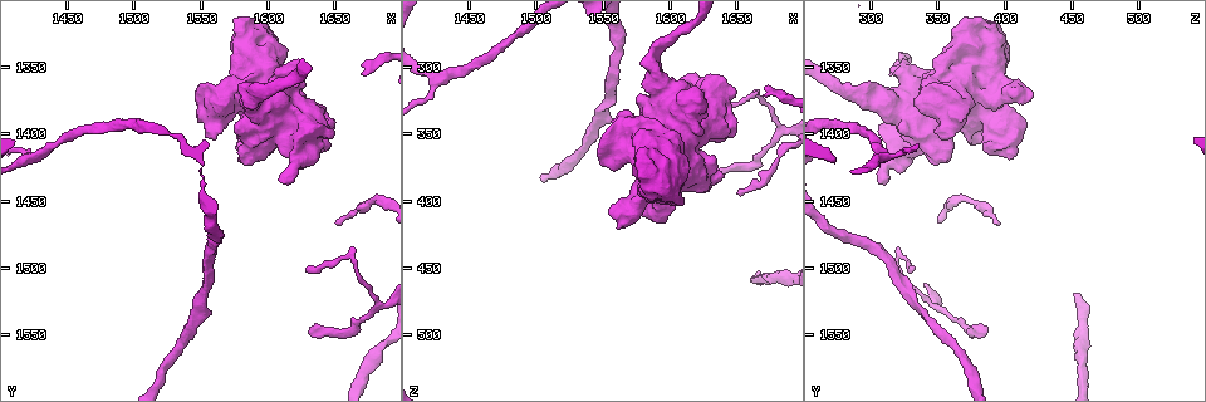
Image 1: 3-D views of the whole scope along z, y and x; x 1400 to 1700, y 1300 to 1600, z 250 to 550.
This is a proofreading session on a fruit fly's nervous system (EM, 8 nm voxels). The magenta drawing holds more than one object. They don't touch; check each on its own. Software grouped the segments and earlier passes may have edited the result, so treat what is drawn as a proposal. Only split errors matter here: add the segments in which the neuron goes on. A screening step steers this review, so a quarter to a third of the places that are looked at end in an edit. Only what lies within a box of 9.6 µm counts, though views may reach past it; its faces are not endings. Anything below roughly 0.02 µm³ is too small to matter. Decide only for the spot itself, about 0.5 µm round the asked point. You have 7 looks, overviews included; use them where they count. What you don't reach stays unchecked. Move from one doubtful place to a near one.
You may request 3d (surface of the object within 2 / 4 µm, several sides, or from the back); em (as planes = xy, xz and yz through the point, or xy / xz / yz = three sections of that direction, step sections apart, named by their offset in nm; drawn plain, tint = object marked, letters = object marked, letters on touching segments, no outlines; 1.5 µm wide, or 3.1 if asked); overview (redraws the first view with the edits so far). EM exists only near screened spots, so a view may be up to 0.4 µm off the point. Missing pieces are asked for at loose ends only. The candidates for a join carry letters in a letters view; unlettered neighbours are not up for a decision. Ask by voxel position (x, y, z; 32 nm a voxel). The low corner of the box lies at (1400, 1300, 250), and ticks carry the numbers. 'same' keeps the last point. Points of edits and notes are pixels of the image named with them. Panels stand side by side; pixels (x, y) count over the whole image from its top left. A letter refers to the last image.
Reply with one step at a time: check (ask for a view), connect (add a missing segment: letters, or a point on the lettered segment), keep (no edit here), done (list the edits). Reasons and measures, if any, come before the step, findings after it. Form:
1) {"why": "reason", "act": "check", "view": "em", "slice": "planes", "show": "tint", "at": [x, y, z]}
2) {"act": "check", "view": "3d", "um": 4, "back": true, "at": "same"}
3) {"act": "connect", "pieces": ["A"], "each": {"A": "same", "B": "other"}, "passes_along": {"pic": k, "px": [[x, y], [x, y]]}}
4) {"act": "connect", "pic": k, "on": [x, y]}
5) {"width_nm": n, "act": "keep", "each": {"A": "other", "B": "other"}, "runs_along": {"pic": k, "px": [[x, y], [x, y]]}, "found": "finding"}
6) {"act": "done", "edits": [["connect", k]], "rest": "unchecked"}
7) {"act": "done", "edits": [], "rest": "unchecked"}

{"why": "thick end", "act": "check", "view": "3d", "um": 4, "at": [1638, 1402, 384]}

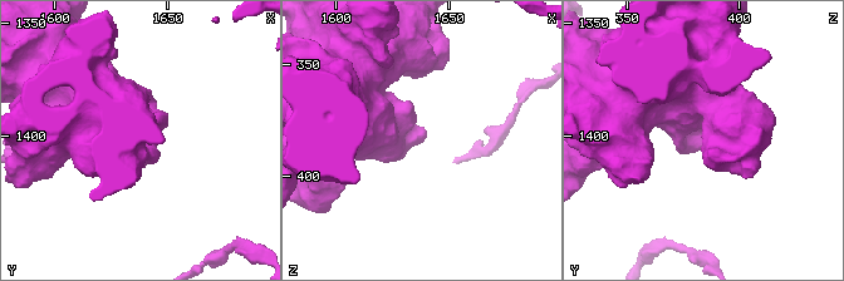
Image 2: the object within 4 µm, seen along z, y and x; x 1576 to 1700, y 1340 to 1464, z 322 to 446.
{"why": "now the EM", "act": "check", "view": "em", "slice": "xz", "step": 8, "show": "letters", "at": [1638, 1400, 383]}

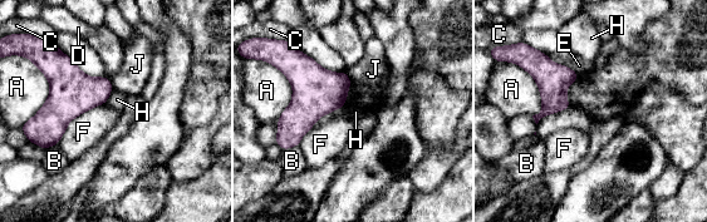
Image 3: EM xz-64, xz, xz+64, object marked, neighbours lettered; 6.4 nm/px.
{"why": "another direction", "act": "check", "view": "em", "slice": "planes", "show": "letters", "at": "same"}

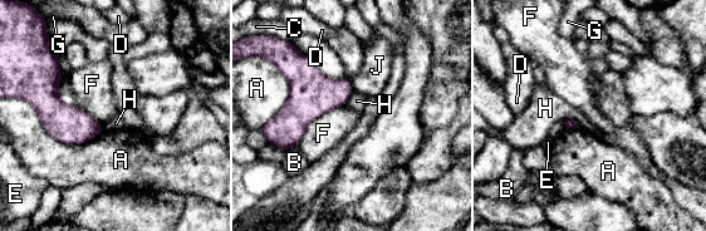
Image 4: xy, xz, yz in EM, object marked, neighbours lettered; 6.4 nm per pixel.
{"act": "keep", "each": {"A": "other", "B": "other", "C": "other", "D": "other", "E": "other", "F": "other", "G": "other", "H": "other", "J": "other"}, "border": {"pic": 4, "px": [[344, 103], [315, 117], [297, 145]]}, "found": "no lettered segment goes on from it"}

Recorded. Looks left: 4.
{"why": "branch stops here", "act": "check", "view": "3d", "um": 4, "at": [1634, 1544, 388]}

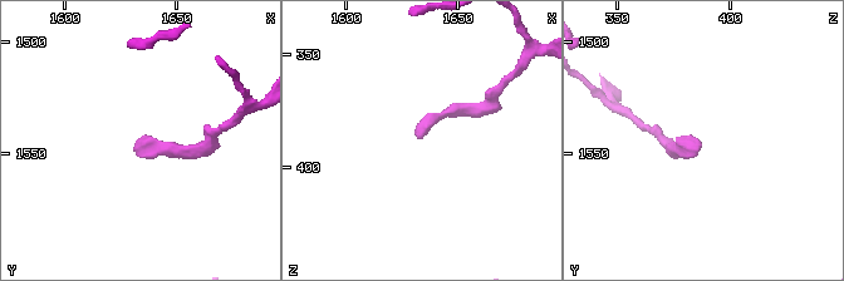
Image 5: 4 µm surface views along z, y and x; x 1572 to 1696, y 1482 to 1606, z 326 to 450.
{"act": "check", "view": "em", "slice": "planes", "show": "letters", "at": [1634, 1545, 386]}

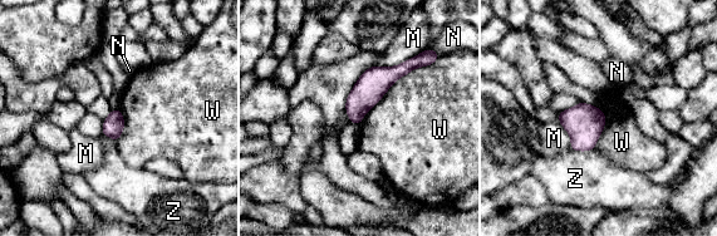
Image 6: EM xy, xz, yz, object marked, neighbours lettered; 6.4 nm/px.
{"width_nm": 140, "act": "keep", "each": {"M": "other", "N": "other", "W": "other", "Z": "other"}, "border": {"pic": 6, "px": [[428, 64], [401, 75], [359, 123]]}, "found": "no lettered segment goes on from it"}

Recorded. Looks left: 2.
{"why": "free end", "act": "check", "view": "3d", "um": 4, "at": [1612, 1436, 306]}

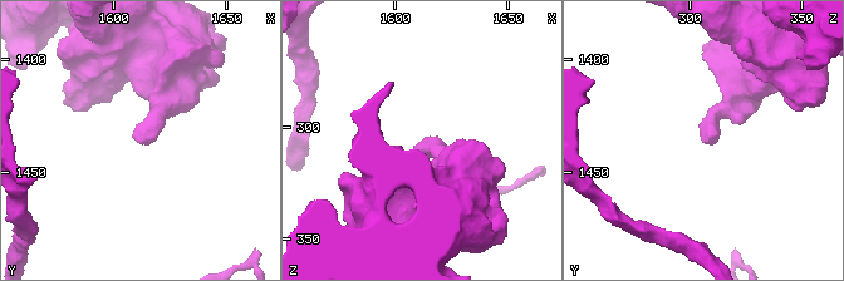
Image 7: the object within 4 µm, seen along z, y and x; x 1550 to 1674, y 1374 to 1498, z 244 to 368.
{"act": "check", "view": "em", "slice": "planes", "show": "letters", "at": [1613, 1438, 306]}

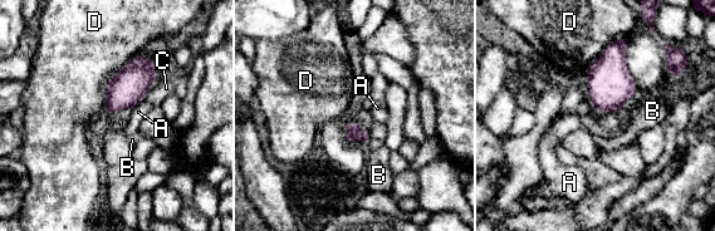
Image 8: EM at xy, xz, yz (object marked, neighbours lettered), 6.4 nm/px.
{"act": "keep", "each": {"A": "other", "B": "other", "C": "other", "D": "other"}, "found": "none of them fits"}

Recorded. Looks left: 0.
{"act": "done", "edits": [], "rest": "unchecked"}

